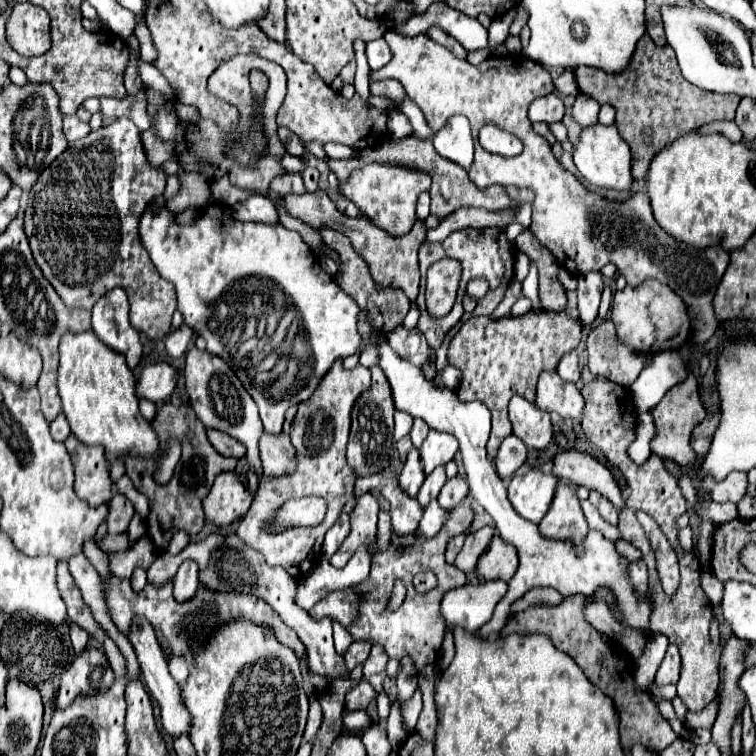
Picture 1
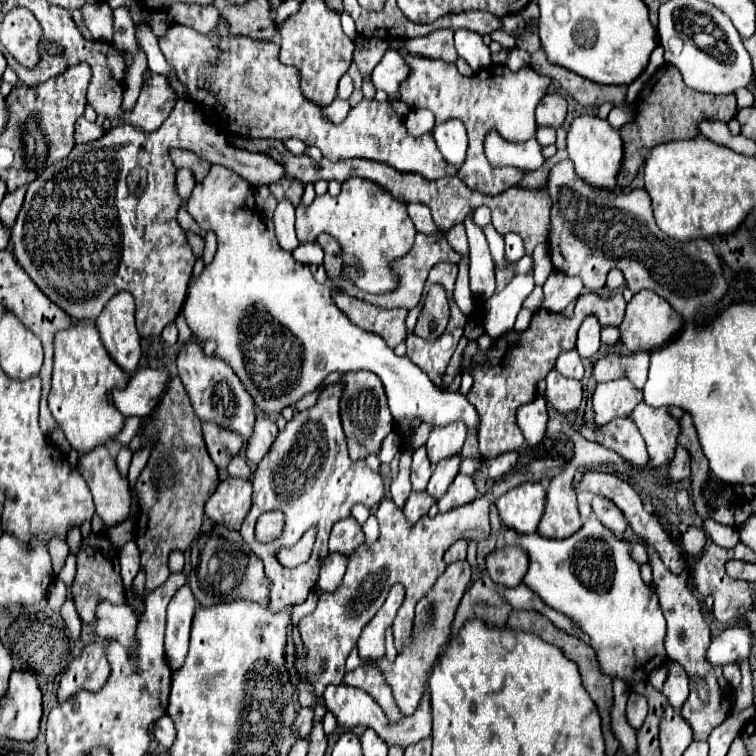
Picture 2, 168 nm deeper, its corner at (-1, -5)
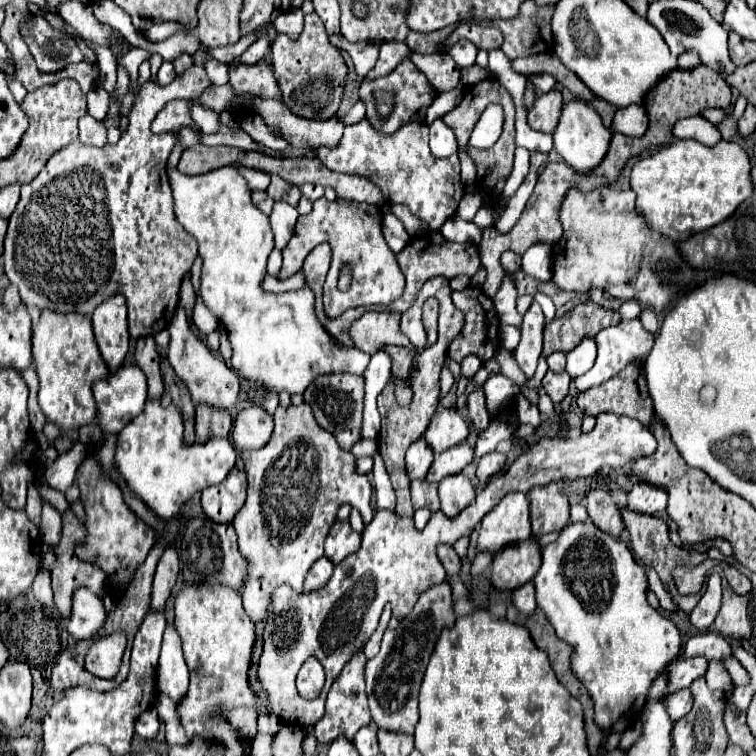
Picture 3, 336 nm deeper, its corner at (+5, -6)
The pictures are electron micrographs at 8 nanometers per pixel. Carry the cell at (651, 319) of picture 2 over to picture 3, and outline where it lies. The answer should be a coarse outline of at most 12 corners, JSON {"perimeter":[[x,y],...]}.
{"perimeter":[[643,307],[639,321],[653,335],[659,331],[659,319],[653,309]]}

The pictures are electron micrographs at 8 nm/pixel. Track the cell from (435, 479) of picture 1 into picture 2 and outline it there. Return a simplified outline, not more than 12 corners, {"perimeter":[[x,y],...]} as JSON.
{"perimeter":[[461,454],[435,466],[427,492],[439,500],[455,480]]}

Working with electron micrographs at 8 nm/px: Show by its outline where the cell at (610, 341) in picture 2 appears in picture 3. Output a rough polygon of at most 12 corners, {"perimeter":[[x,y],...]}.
{"perimeter":[[637,319],[599,331],[595,365],[575,387],[609,381],[643,365],[653,335]]}

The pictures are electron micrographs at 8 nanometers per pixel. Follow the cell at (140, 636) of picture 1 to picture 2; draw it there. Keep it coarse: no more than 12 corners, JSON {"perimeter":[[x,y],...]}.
{"perimeter":[[99,602],[95,636],[135,646],[137,616],[127,604]]}

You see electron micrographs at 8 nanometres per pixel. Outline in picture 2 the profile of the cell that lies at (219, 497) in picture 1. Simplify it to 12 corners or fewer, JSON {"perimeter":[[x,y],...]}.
{"perimeter":[[225,478],[205,514],[239,530],[251,510],[251,482]]}

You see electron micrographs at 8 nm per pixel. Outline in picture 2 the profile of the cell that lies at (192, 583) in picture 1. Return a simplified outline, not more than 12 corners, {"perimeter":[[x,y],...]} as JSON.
{"perimeter":[[183,586],[169,602],[165,656],[181,670],[195,598]]}

